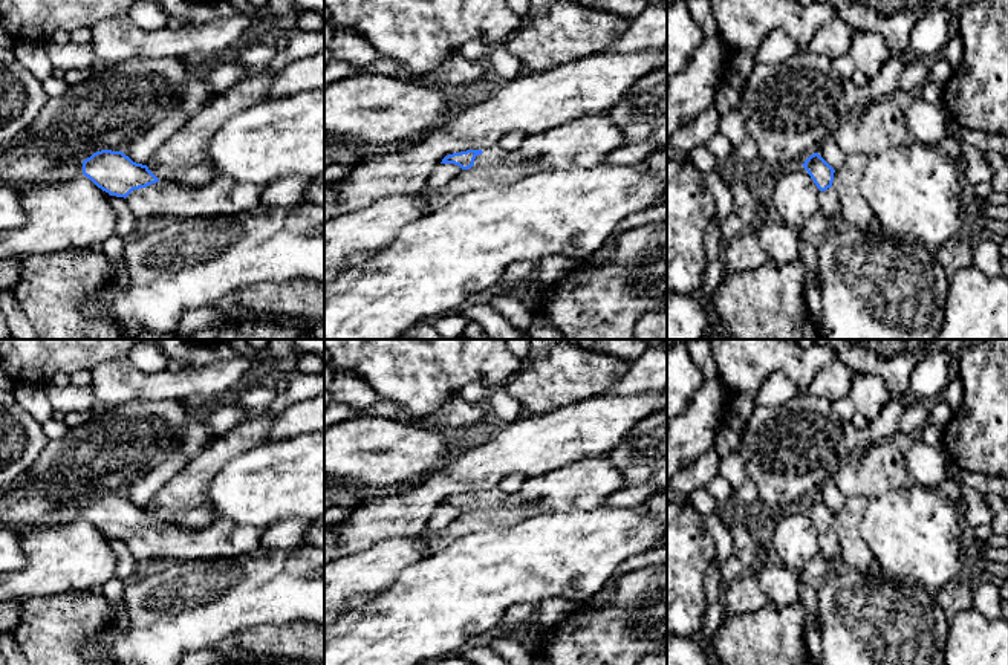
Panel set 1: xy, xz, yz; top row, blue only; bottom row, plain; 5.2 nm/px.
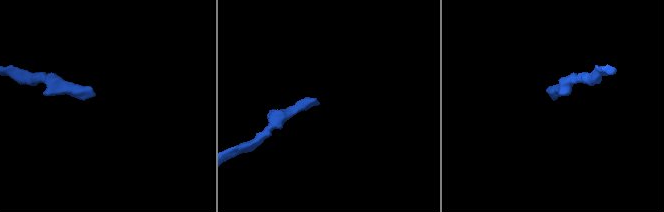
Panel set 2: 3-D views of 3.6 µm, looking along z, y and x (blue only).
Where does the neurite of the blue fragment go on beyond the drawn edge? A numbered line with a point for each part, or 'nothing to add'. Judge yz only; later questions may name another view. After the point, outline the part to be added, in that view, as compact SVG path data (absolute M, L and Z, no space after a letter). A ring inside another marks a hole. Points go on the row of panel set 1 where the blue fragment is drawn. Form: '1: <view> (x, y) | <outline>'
1: yz (829, 202) | M828 188L820 194L820 211L826 216L840 217L840 197L835 188Z

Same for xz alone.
1: xz (585, 141) | M586 115L551 130L526 136L514 151L493 148L476 156L474 165L517 165L532 162L537 171L593 167L624 145L619 128L607 115Z

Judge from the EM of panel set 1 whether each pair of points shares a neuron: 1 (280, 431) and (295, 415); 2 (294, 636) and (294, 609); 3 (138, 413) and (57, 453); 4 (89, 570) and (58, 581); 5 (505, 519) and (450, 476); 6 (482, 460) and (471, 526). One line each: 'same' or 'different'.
1: same
2: different
3: same
4: same
5: different
6: different

